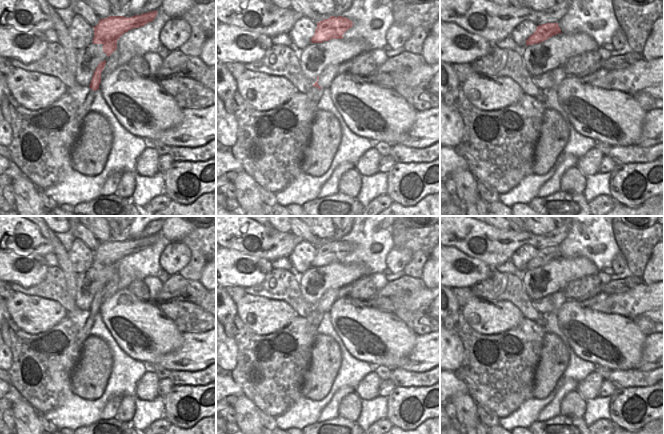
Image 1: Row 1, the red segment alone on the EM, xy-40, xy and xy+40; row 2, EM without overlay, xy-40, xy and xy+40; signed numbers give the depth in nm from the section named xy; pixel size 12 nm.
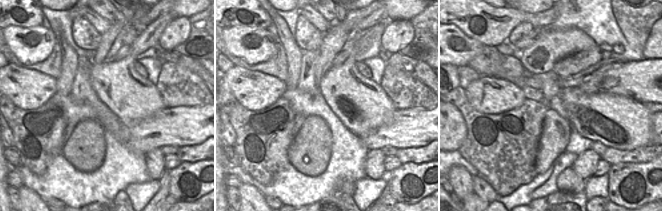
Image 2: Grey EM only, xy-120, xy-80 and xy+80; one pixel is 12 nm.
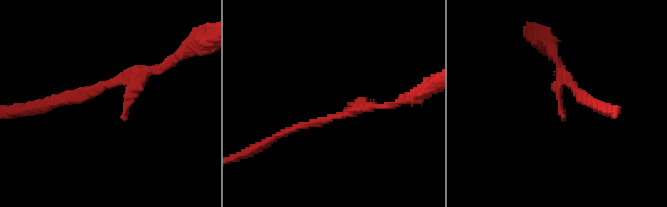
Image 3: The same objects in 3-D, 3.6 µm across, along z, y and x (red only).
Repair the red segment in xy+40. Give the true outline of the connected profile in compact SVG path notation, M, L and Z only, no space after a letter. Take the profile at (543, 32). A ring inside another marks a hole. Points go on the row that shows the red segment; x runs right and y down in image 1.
M546 23L538 25L535 32L526 40L526 45L528 46L541 43L559 33L562 32L558 23Z

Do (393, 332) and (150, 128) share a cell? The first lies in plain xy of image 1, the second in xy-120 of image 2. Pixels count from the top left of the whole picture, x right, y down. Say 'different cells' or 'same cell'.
different cells

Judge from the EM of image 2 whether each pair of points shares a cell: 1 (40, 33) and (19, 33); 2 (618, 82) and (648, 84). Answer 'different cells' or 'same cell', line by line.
1: same cell
2: same cell

